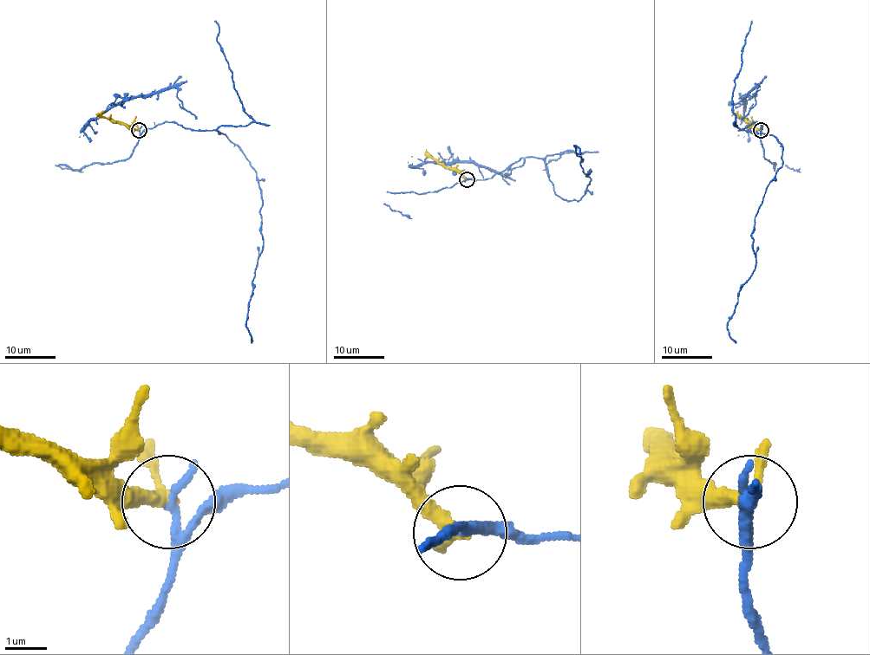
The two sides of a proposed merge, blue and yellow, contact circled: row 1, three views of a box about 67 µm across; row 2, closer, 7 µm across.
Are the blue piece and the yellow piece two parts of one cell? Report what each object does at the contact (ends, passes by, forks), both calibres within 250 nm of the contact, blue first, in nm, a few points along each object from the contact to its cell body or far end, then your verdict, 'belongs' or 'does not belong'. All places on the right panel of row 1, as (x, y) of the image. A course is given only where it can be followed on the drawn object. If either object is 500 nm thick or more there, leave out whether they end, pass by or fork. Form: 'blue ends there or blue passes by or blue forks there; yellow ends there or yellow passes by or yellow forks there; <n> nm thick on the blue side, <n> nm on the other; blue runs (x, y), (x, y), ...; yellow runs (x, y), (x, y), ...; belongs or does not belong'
blue passes by; yellow passes by; 180 nm thick on the blue side, 280 nm on the other; blue runs (761, 130), (757, 121), (739, 130), (774, 135), (782, 162), (755, 217), (755, 268), (728, 321), (735, 343); yellow runs (761, 130), (750, 123), (730, 115); does not belong

